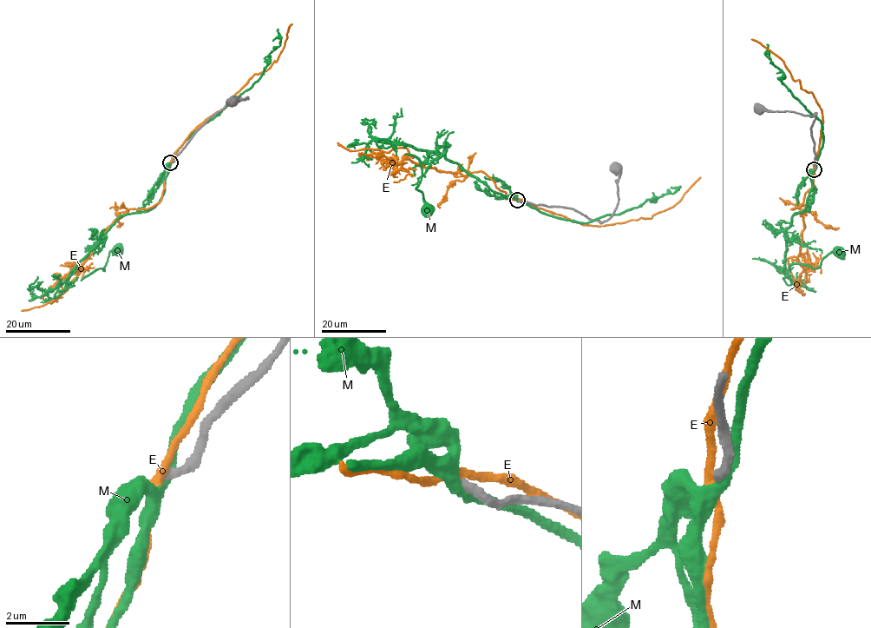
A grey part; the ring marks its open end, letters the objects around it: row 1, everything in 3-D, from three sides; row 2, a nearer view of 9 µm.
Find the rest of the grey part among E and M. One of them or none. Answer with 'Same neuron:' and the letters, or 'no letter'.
Same neuron: no letter

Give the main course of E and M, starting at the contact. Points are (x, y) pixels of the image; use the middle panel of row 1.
E: (518, 199), (505, 198), (481, 171), (440, 172), (337, 142)
M: (517, 200), (494, 193), (440, 154), (394, 142), (419, 160), (421, 179), (416, 188), (426, 210)

